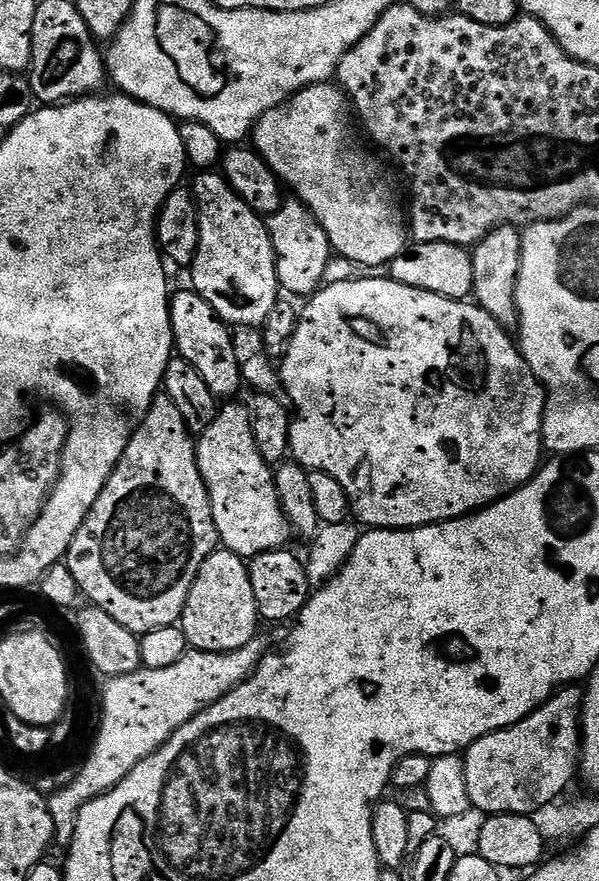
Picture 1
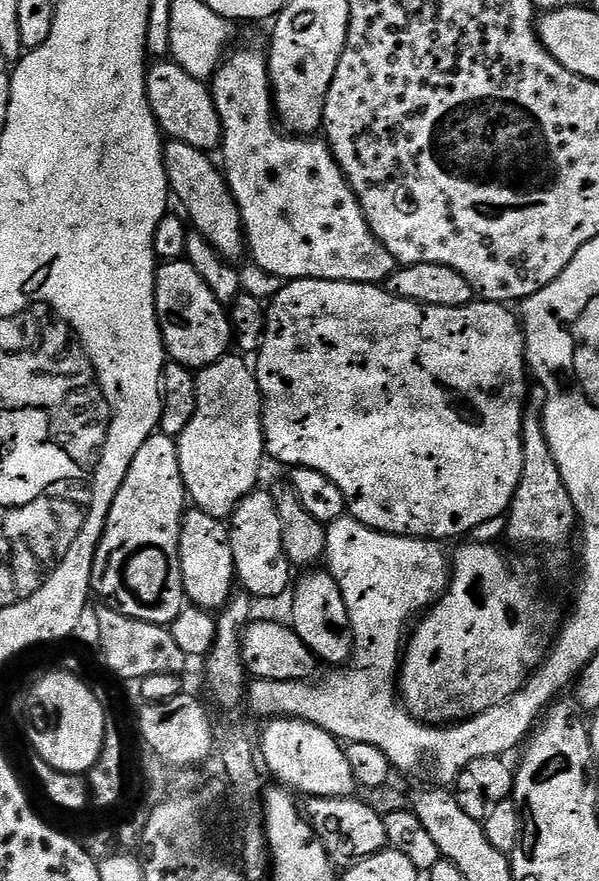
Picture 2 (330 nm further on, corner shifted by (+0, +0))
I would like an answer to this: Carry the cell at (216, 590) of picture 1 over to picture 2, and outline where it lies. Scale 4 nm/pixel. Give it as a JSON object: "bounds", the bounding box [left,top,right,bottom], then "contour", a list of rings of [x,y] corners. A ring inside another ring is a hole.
{"bounds":[180,506,237,610],"contour":[[[195,506],[189,507],[180,523],[180,569],[184,595],[195,607],[207,610],[220,610],[231,595],[237,583],[234,566],[234,550],[230,546],[229,525],[224,520],[214,518]]]}

